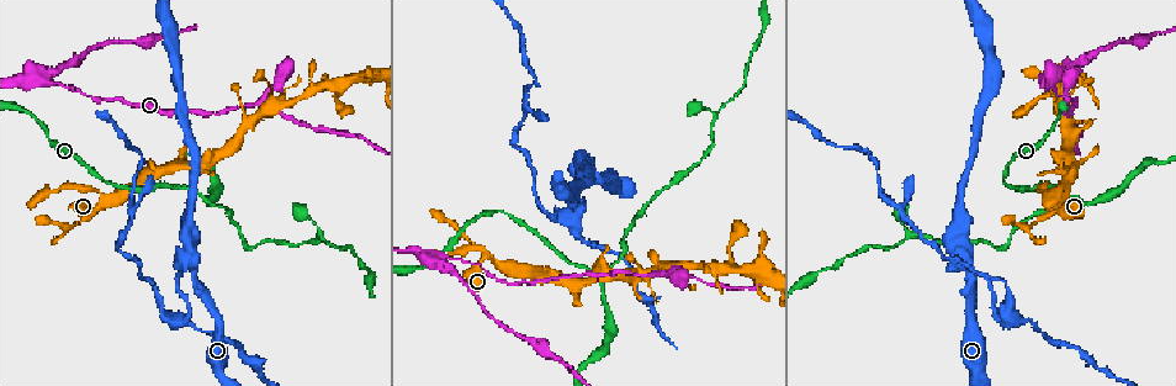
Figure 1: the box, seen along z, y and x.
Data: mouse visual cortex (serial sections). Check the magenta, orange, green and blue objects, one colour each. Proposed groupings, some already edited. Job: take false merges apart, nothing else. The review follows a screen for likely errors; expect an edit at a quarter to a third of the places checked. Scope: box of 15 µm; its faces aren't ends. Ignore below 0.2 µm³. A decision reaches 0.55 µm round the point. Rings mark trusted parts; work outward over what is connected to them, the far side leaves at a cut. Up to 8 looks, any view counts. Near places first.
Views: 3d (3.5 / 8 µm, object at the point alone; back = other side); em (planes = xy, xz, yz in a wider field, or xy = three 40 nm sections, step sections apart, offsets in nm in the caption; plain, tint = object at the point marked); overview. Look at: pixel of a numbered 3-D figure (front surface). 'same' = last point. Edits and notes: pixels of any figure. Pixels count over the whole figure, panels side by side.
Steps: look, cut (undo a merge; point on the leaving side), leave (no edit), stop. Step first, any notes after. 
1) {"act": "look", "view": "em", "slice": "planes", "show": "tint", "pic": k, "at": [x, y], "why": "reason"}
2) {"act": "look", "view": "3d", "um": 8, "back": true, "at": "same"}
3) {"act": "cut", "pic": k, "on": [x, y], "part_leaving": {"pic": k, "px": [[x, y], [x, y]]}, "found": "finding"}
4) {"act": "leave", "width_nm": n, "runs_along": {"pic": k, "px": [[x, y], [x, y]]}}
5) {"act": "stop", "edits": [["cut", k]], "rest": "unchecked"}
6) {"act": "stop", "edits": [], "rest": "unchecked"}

{"act": "look", "view": "3d", "um": 3.5, "pic": 1, "at": [1071, 196], "why": "three arms meet"}

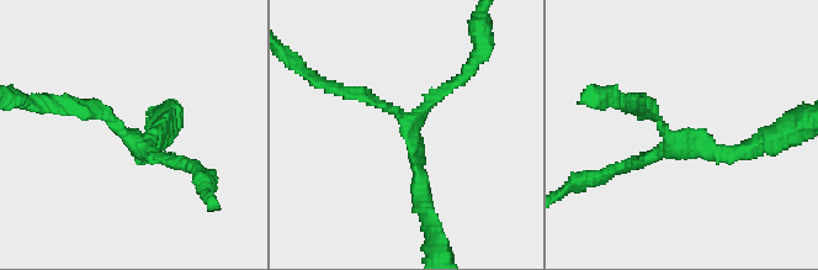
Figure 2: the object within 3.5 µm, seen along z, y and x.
{"act": "look", "view": "em", "slice": "xy", "step": 1, "show": "tint", "pic": 2, "at": [132, 140], "arms": 3, "arm_widths_nm": [150, 150, 200]}

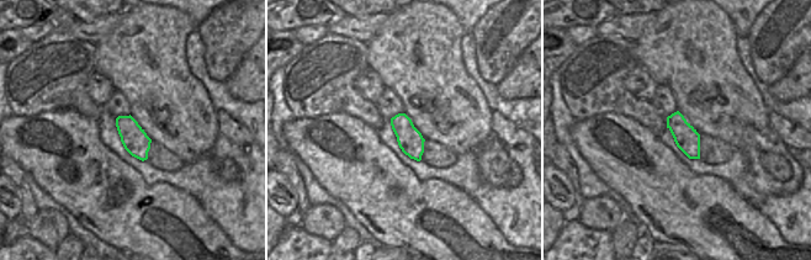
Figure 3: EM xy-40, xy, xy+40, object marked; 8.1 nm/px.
{"act": "look", "view": "em", "slice": "xy", "step": 5, "show": "tint", "at": "same"}

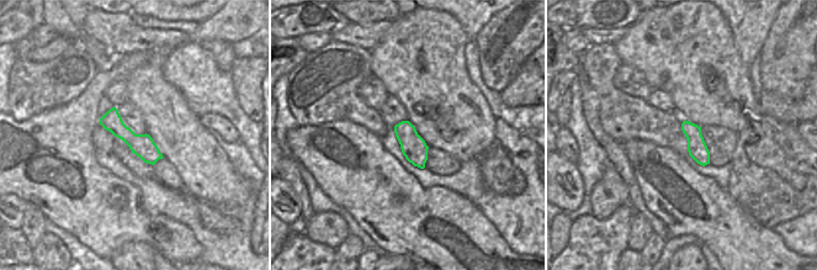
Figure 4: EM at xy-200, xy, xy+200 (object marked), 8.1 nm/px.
{"act": "leave", "runs_along": {"pic": 2, "px": [[67, 100], [191, 165]]}, "found": "one cell here"}

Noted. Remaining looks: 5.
{"act": "look", "view": "3d", "um": 3.5, "pic": 1, "at": [189, 263], "why": "abrupt turn"}

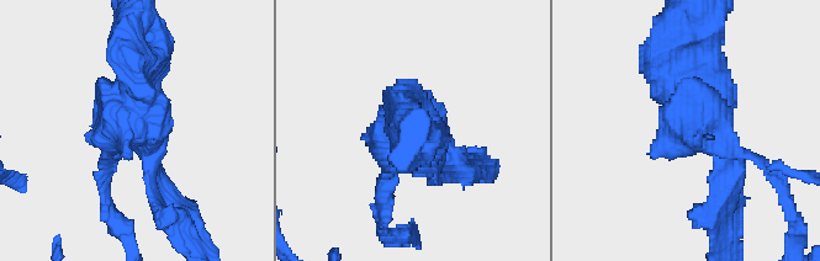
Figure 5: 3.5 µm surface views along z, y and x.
{"act": "look", "view": "em", "slice": "xy", "step": 3, "show": "tint", "pic": 5, "at": [710, 131]}

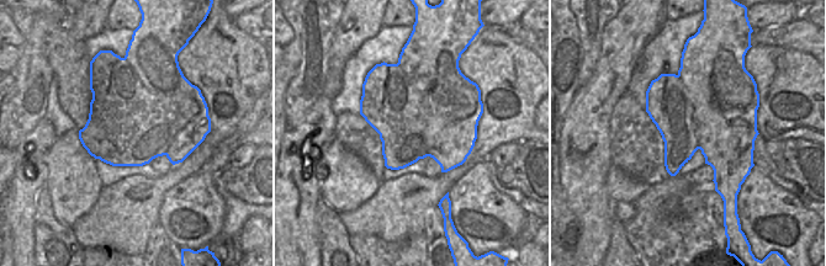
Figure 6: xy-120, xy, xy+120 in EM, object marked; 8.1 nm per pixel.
{"act": "cut", "pic": 5, "on": [381, 196], "border": {"pic": 6, "px": [[397, 63], [461, 117], [429, 155]]}, "found": "two cells meet here"}

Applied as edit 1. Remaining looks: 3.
{"act": "look", "view": "overview"}

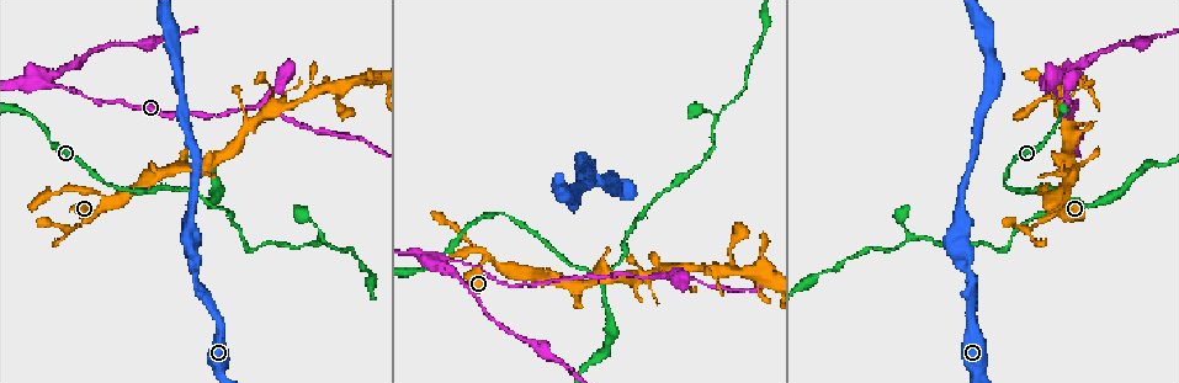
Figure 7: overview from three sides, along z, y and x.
{"act": "look", "view": "3d", "um": 3.5, "pic": 7, "at": [657, 277], "why": "narrows sharply"}

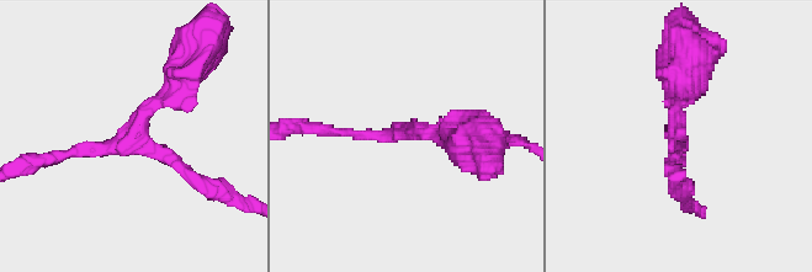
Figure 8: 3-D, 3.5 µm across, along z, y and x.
{"act": "look", "view": "em", "slice": "xy", "step": 5, "show": "tint", "pic": 8, "at": [126, 143], "arms": 3, "arm_widths_nm": [150, 150, 200], "why": "now the EM"}

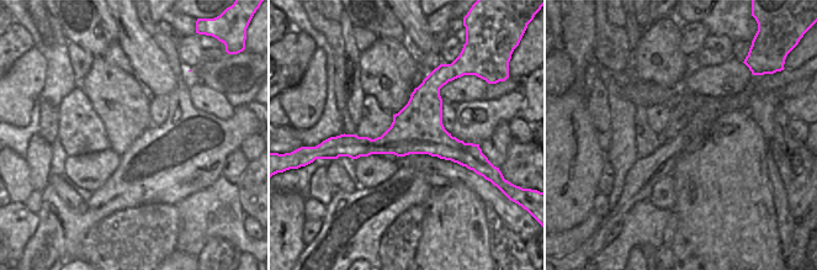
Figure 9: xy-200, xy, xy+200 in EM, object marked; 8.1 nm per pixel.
{"act": "leave", "found": "continuous, no second cell"}

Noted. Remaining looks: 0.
{"act": "stop", "edits": [["cut", 5]], "rest": "unchecked"}

